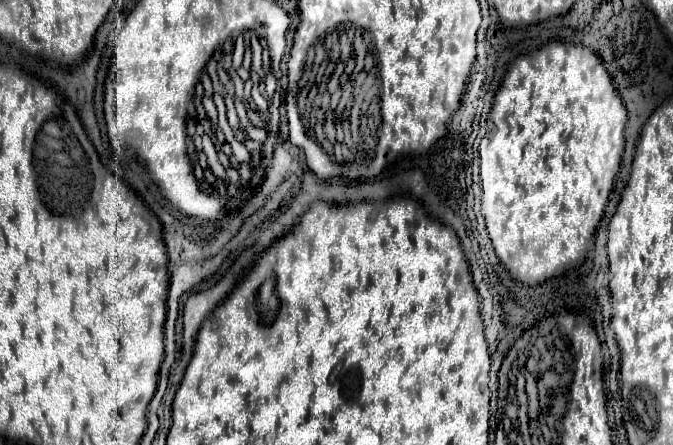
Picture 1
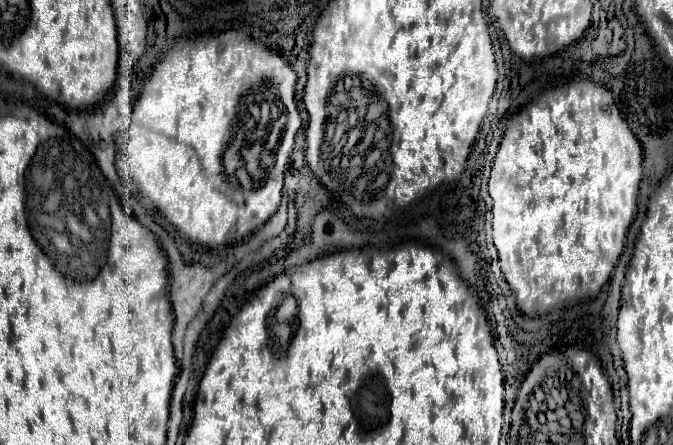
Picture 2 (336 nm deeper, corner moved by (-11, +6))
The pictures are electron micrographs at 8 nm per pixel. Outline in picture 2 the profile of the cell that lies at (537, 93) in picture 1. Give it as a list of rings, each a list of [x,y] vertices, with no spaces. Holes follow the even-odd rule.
[[[588,80],[566,82],[566,84],[562,84],[562,88],[556,86],[546,96],[538,98],[536,104],[532,102],[532,104],[524,106],[510,120],[510,124],[506,128],[506,134],[504,134],[504,138],[500,142],[498,154],[494,158],[494,166],[492,166],[492,176],[490,176],[488,188],[490,188],[492,202],[494,202],[494,206],[492,206],[492,236],[498,253],[500,270],[502,270],[508,286],[516,294],[518,308],[526,316],[548,314],[550,310],[562,308],[562,306],[566,306],[570,302],[594,300],[600,294],[604,284],[610,282],[610,276],[612,276],[612,270],[616,266],[616,260],[622,254],[628,228],[630,228],[630,224],[632,224],[632,220],[636,216],[636,200],[638,200],[640,180],[642,180],[642,150],[640,150],[640,142],[636,140],[636,136],[628,128],[626,120],[622,118],[620,110],[616,108],[612,92],[606,90],[604,86],[592,84]]]

